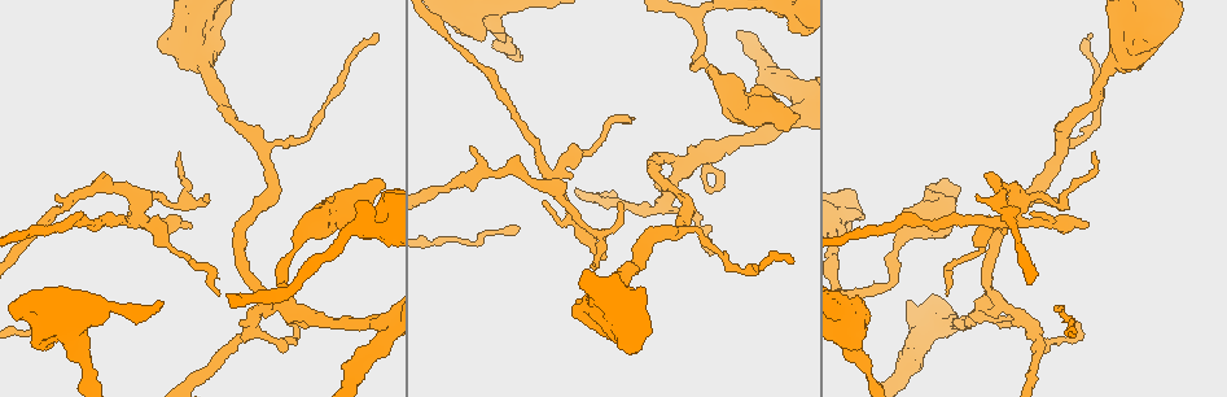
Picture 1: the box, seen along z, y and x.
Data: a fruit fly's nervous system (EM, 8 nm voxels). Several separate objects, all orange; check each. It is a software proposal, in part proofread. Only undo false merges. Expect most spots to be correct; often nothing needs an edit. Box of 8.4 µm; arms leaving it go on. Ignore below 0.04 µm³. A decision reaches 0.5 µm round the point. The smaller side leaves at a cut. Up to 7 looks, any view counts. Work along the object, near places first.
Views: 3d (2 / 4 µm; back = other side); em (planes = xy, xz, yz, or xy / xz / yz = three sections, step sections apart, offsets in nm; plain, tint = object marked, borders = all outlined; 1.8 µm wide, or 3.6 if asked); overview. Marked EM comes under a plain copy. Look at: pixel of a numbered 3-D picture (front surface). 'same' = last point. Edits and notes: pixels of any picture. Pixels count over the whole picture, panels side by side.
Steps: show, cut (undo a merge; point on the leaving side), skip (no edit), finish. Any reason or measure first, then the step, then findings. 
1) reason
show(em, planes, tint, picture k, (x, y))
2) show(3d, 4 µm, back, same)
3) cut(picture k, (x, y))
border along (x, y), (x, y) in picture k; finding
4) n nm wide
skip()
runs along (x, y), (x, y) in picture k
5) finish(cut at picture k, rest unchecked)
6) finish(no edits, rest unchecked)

three arms meet
show(em, planes, tint, picture 1, (680, 162))

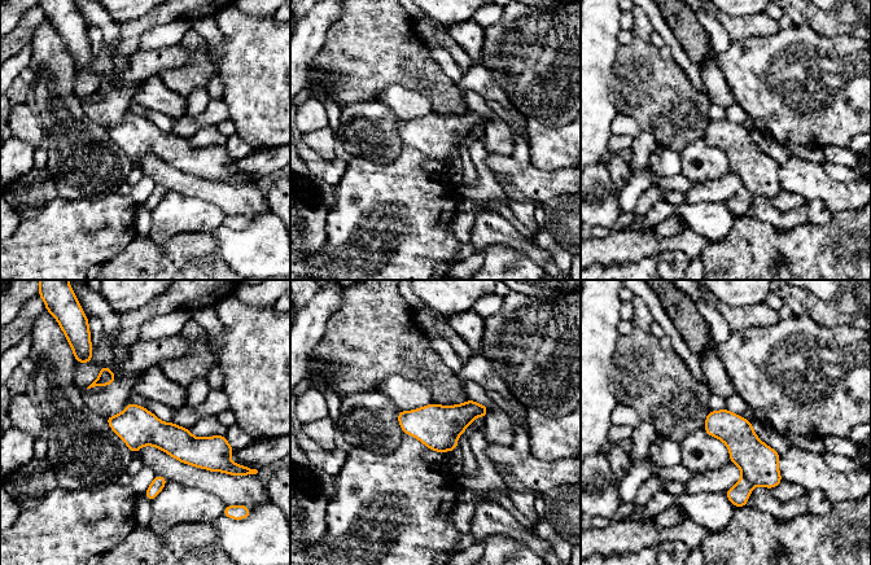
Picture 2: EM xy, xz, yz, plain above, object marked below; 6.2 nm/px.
skip()
runs along (110, 420), (182, 445), (222, 439) in picture 2; continuous, no second neuron

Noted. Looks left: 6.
arms run side by side
show(em, xz, step 8, tint, picture 1, (136, 212))

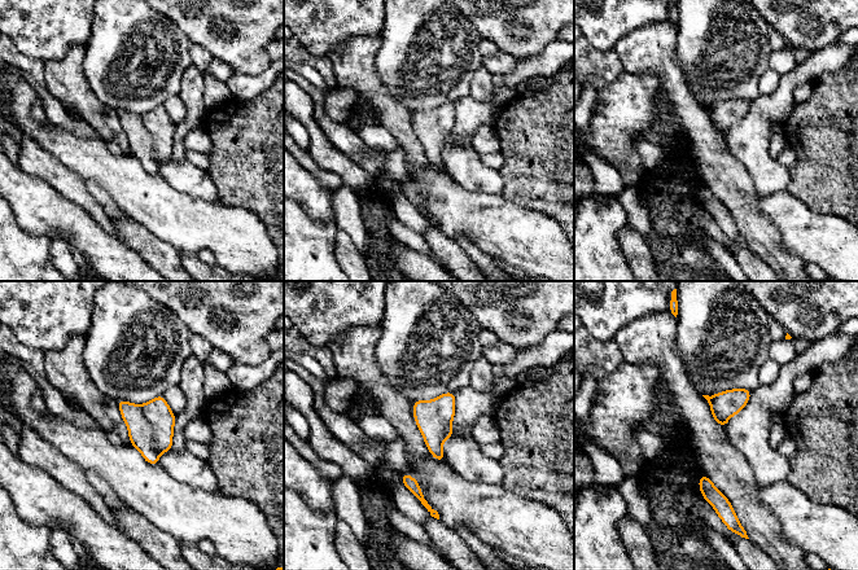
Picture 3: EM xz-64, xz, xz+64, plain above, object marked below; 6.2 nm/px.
another direction
show(em, planes, tint, same)

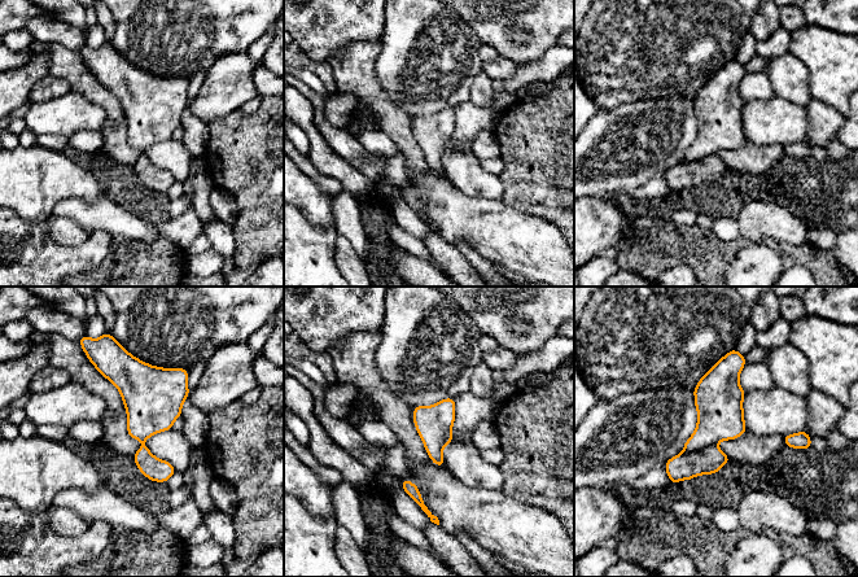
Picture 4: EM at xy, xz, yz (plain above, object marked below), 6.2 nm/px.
cut(picture 4, (686, 466))
border along (716, 442), (694, 451), (682, 453) in picture 4; two neurons meet here

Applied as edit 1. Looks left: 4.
show(overview)

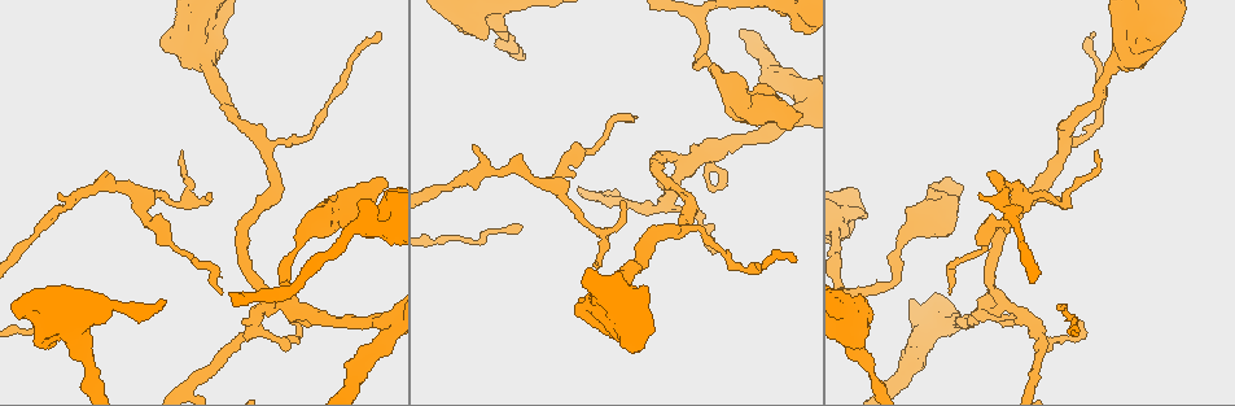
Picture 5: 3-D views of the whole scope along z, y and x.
branch point
show(3d, 4 µm, back, picture 5, (930, 213))

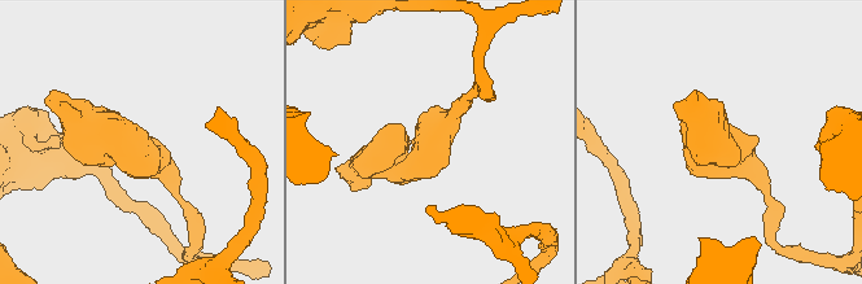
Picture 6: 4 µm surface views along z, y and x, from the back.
need the tissue
show(em, yz, step 4, tint, picture 6, (132, 147))

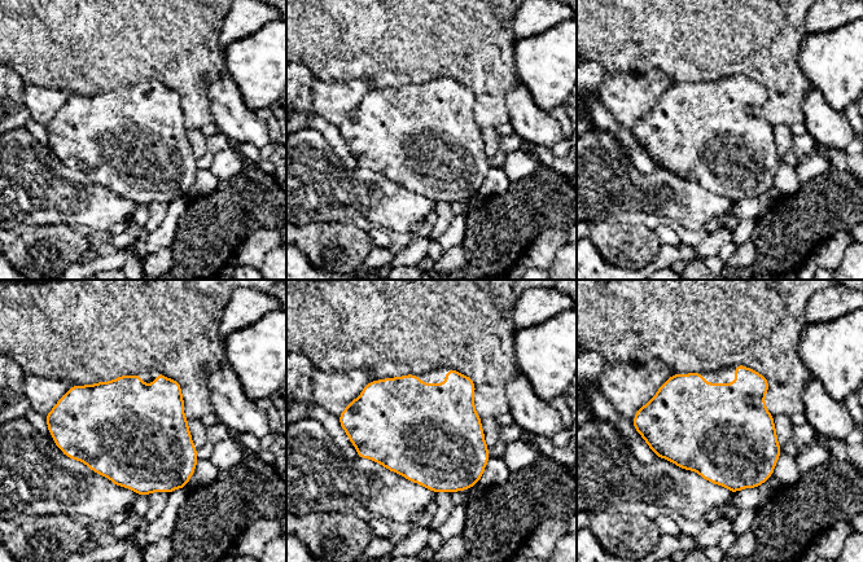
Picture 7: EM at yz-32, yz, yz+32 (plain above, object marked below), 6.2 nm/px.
600 nm wide
skip()
one neuron here

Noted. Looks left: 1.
finish(cut at picture 4, rest unchecked)

